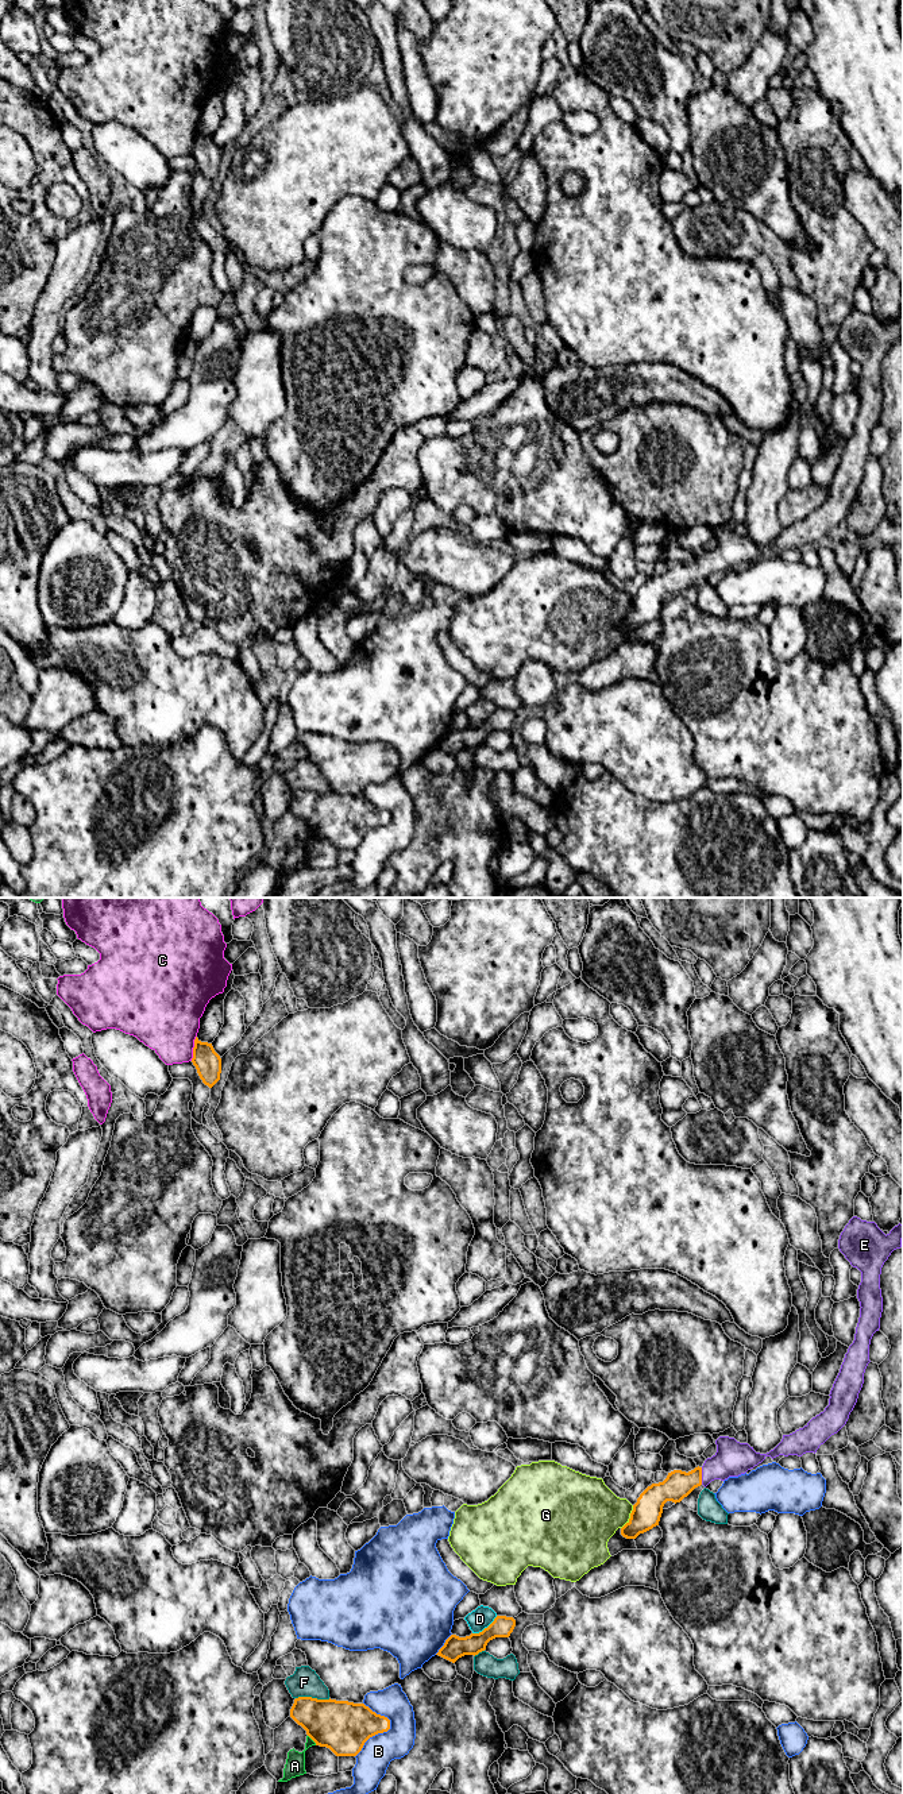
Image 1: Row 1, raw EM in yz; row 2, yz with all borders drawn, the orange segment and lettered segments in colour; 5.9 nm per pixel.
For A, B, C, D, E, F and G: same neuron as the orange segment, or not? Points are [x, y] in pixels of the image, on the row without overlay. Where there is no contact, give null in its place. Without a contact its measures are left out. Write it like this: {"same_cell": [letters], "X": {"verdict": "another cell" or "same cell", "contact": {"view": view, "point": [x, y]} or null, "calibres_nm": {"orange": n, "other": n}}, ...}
{"same_cell": ["E"], "A": {"verdict": "another cell", "contact": {"view": "yz", "point": [312, 832]}, "calibres_nm": {"orange": 320, "other": 120}}, "B": {"verdict": "another cell", "contact": {"view": "yz", "point": [386, 824]}, "calibres_nm": {"orange": 300, "other": 190}}, "C": {"verdict": "another cell", "contact": {"view": "yz", "point": [193, 141]}, "calibres_nm": {"orange": 160, "other": 400}}, "D": {"verdict": "another cell", "contact": {"view": "yz", "point": [485, 721]}, "calibres_nm": {"orange": 140, "other": 130}}, "E": {"verdict": "same cell", "contact": {"view": "yz", "point": [701, 568]}, "calibres_nm": {"orange": 160, "other": 200}}, "F": {"verdict": "another cell", "contact": {"view": "yz", "point": [313, 791]}, "calibres_nm": {"orange": 320, "other": 170}}, "G": {"verdict": "another cell", "contact": {"view": "yz", "point": [631, 610]}, "calibres_nm": {"orange": 170, "other": 380}}}

